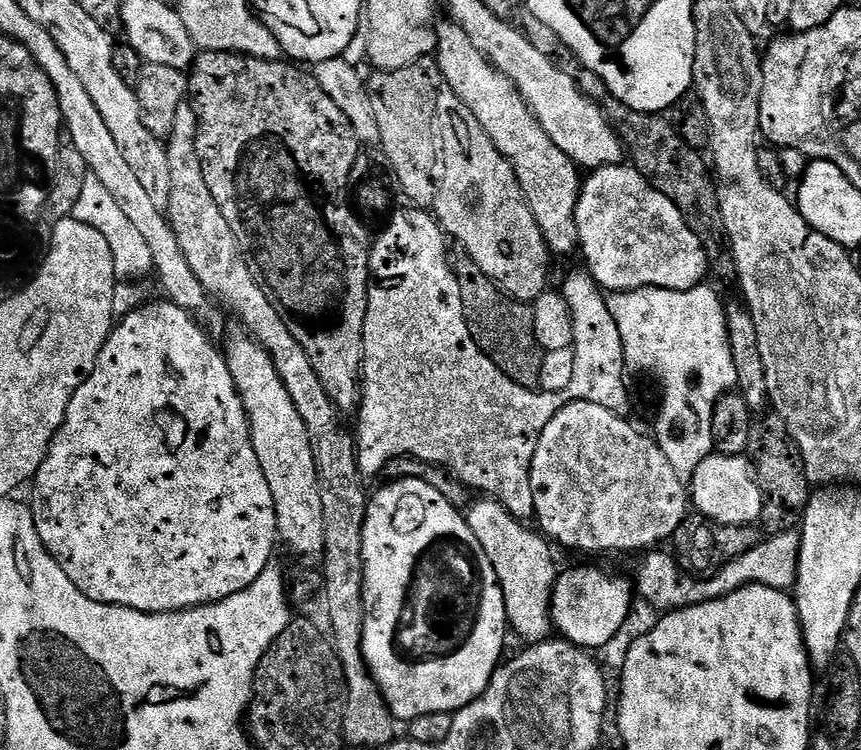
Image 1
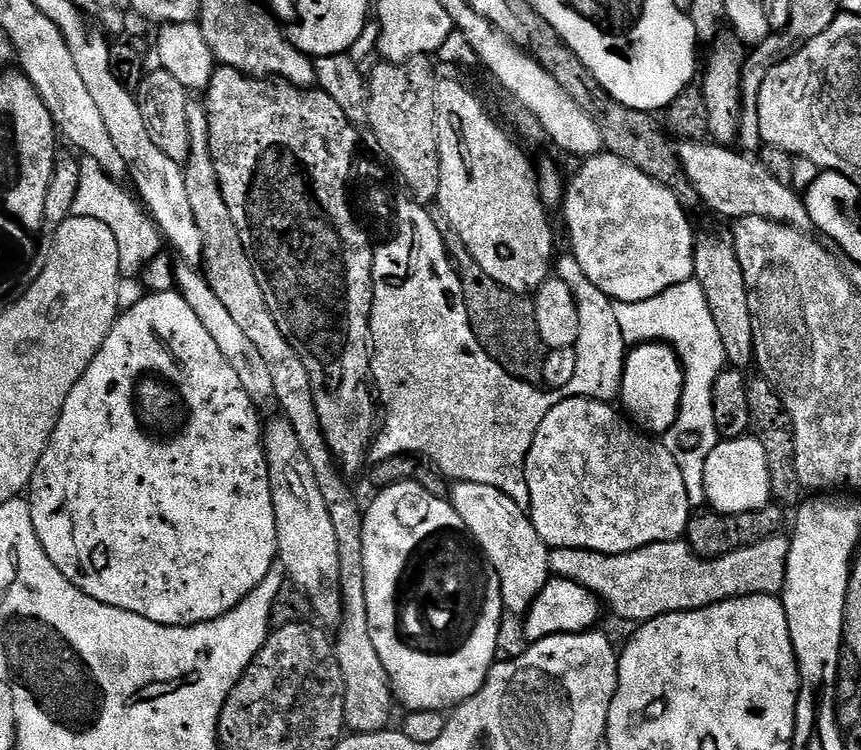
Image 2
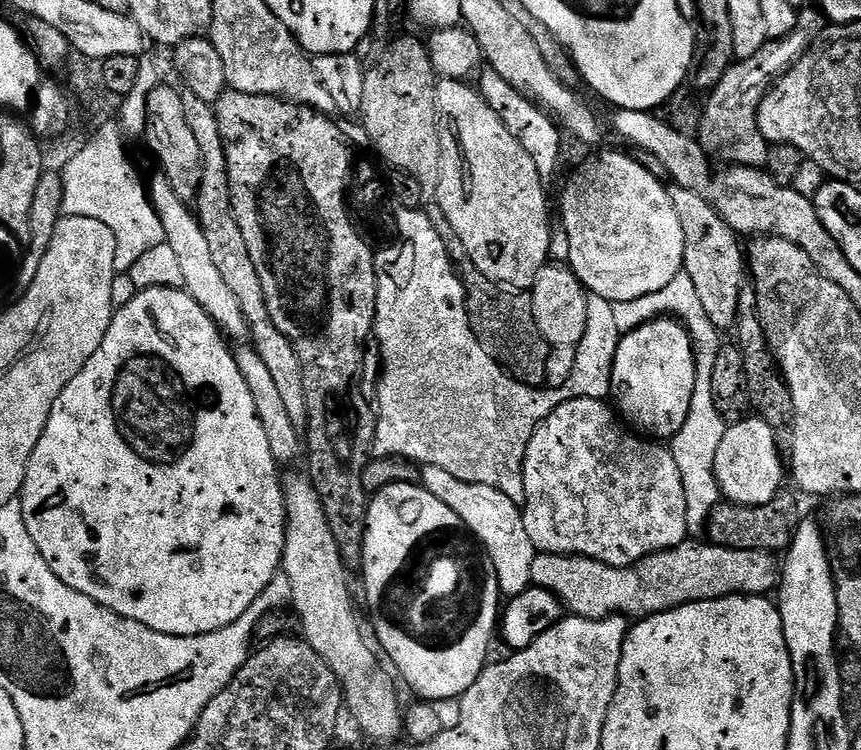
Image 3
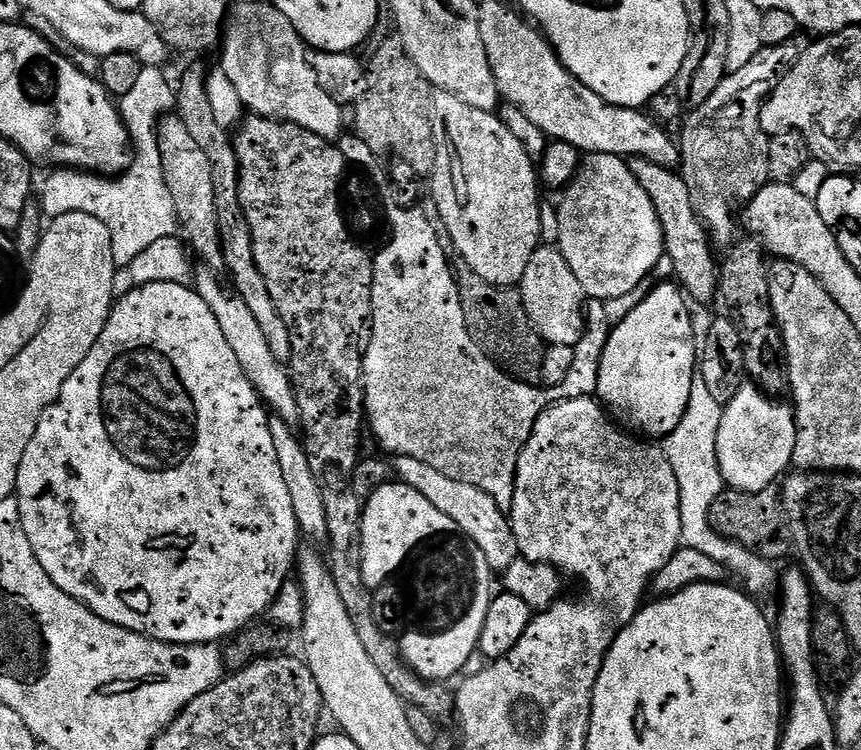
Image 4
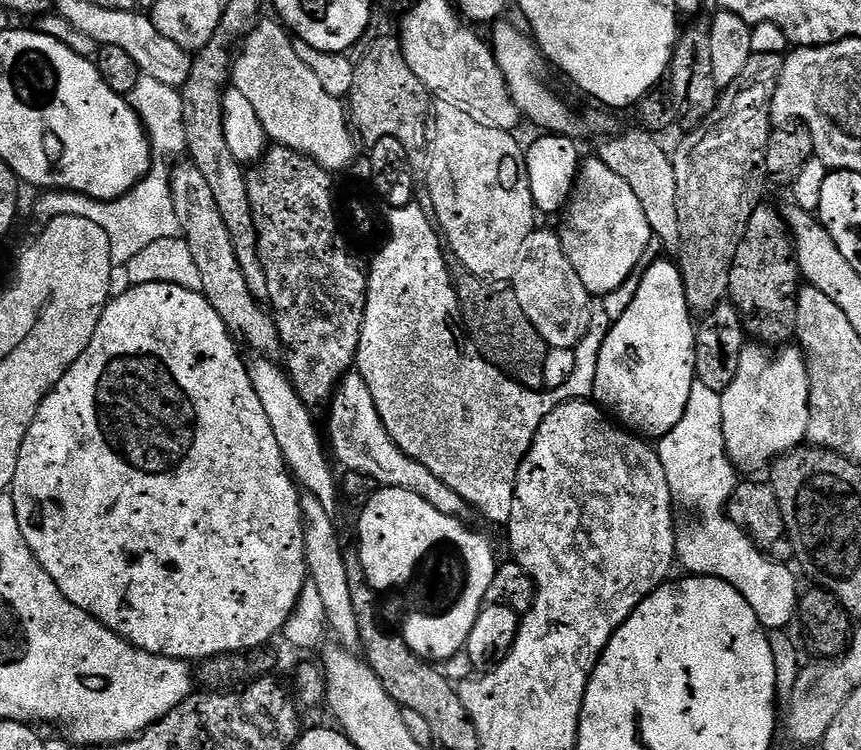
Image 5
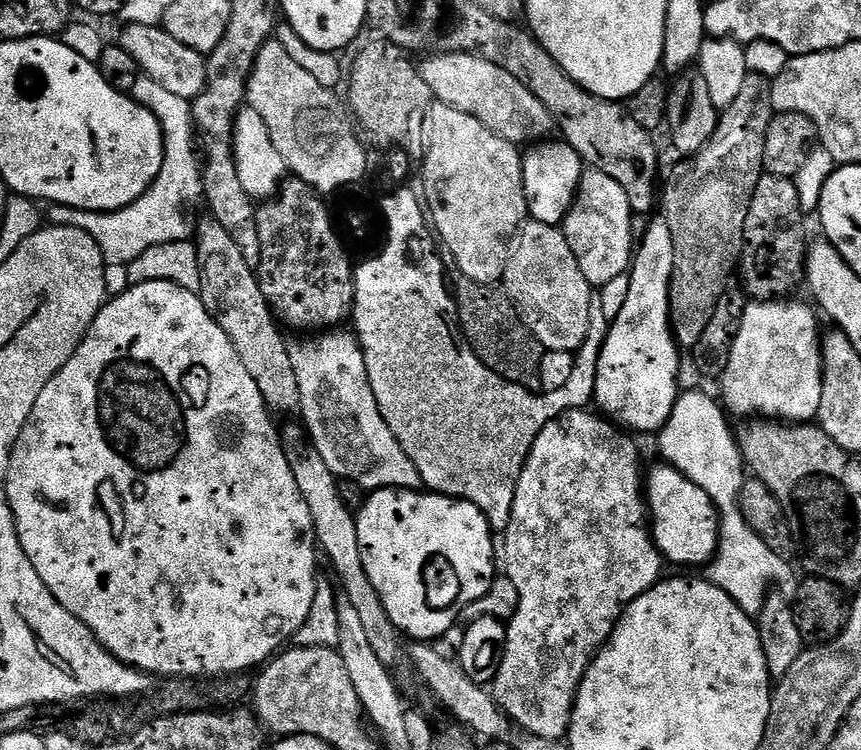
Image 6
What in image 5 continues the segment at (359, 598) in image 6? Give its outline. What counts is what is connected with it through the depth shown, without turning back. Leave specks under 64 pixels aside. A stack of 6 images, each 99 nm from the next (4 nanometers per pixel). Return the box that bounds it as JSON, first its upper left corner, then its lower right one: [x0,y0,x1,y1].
[248,358,342,513]

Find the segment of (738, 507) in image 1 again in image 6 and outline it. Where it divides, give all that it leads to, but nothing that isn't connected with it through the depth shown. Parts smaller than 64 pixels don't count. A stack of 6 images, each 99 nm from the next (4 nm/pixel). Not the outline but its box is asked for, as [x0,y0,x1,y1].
[722,298,824,422]

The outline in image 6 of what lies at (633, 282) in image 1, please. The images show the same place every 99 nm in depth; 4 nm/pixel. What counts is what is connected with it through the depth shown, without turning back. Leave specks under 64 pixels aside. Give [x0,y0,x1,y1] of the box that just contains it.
[562,168,634,290]

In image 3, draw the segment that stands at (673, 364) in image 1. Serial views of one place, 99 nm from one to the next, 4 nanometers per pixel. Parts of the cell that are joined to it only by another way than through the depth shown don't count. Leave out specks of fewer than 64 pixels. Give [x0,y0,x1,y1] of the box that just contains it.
[613,272,726,533]

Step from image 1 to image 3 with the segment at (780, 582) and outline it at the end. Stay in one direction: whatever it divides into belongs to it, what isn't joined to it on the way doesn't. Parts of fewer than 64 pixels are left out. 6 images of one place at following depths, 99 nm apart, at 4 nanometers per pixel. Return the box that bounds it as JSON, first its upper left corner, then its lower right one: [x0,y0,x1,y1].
[530,538,782,620]

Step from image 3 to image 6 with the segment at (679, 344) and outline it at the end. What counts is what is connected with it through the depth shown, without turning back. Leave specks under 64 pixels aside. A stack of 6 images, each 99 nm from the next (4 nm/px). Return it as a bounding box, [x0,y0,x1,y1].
[594,218,682,434]

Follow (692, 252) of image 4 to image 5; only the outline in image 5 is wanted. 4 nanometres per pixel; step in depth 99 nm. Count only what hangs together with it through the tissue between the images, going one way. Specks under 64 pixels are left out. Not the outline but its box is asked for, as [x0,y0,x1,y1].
[598,130,680,250]

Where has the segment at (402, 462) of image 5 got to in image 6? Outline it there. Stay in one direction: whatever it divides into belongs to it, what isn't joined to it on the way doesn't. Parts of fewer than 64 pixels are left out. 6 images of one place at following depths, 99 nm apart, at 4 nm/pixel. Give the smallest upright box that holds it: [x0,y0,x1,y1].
[288,330,421,490]

